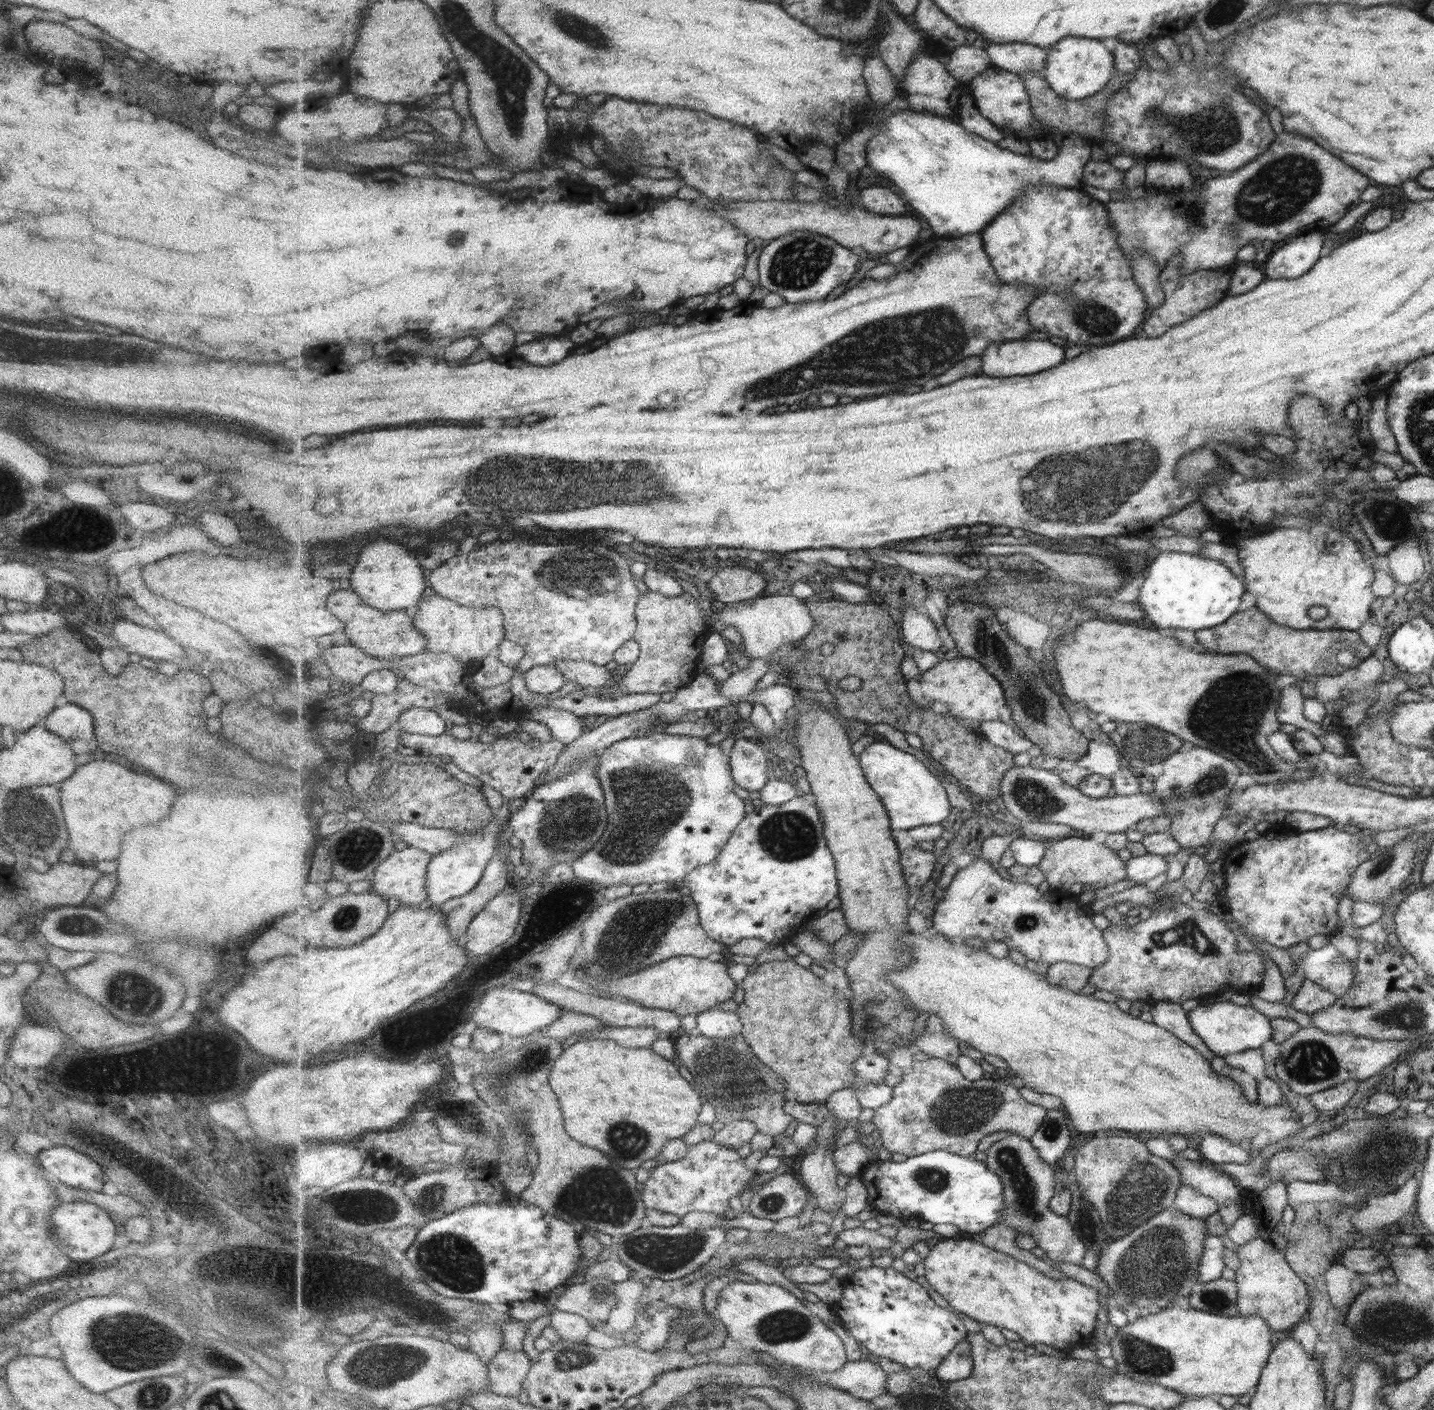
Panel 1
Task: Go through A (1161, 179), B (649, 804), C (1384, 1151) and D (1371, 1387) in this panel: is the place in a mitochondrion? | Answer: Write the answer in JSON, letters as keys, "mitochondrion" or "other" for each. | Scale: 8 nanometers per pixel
{"A":"other","B":"mitochondrion","C":"mitochondrion","D":"other"}

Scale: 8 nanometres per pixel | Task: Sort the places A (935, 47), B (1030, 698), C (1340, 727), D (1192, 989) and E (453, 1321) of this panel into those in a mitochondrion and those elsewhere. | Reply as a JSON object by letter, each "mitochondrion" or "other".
{"A":"other","B":"other","C":"other","D":"other","E":"other"}

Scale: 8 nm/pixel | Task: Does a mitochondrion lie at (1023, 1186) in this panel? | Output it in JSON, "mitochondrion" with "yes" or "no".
{"mitochondrion":"yes"}

